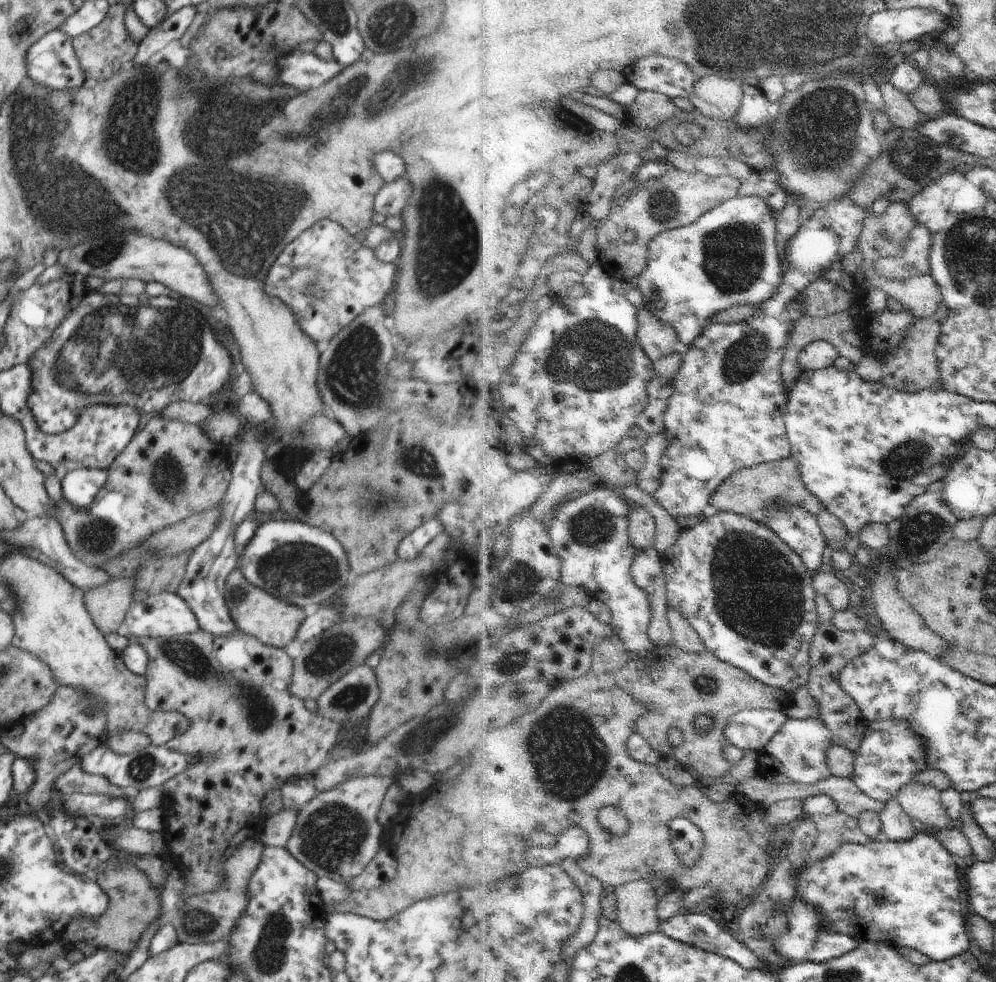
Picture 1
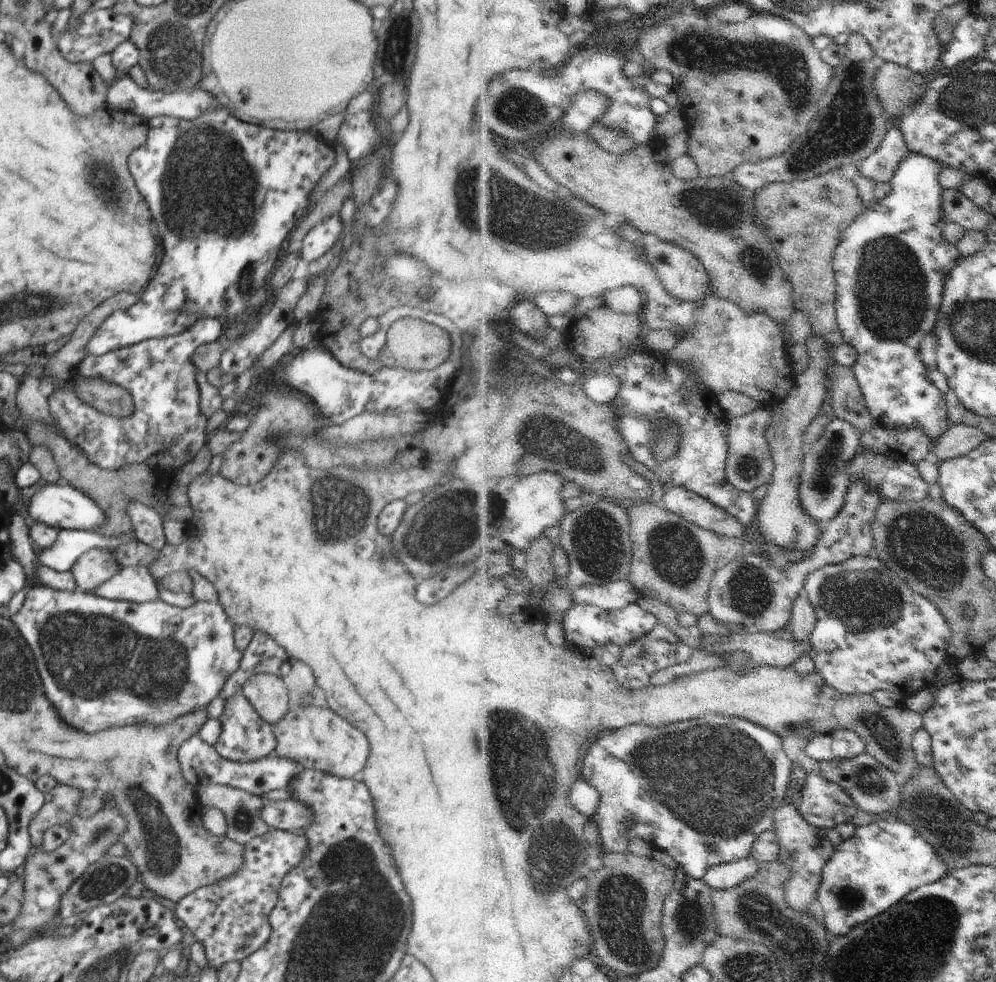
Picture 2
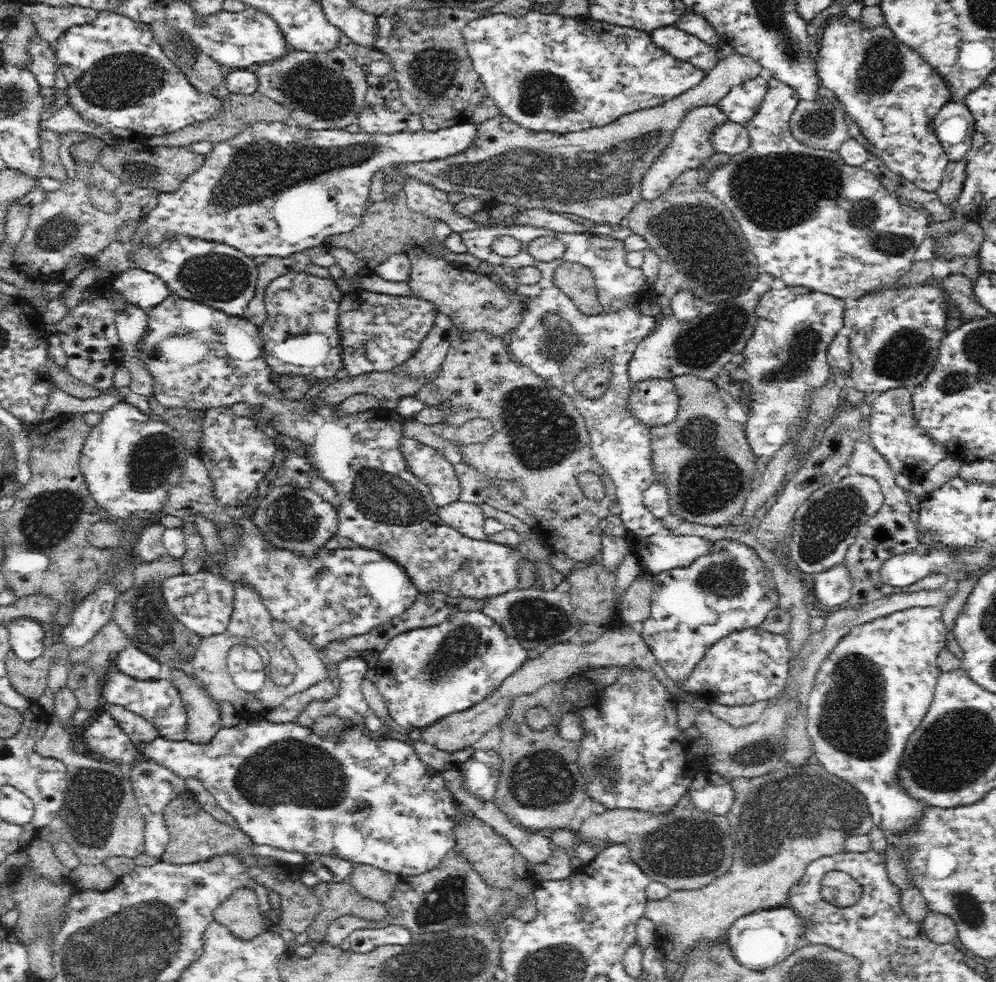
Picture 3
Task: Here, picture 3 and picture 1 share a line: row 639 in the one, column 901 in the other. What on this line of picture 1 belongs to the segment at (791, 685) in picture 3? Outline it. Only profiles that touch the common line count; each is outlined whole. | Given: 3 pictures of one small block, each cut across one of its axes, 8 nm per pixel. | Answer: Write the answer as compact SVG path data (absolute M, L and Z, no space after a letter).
M900 800L888 801L886 810L882 813L883 834L882 839L902 842L902 840L912 840L919 836L919 825L916 820L904 810Z

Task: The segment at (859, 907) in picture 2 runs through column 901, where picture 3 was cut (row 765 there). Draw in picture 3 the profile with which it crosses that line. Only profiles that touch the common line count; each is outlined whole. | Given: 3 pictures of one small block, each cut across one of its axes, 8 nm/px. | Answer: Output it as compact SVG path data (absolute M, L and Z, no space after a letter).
M919 604L854 626L835 646L832 656L820 666L808 700L807 732L813 746L814 761L832 777L853 786L865 798L873 826L881 828L888 838L918 832L929 806L904 787L900 766L910 737L930 710L936 677L941 671L937 657L946 647L949 632L941 611L941 606Z

